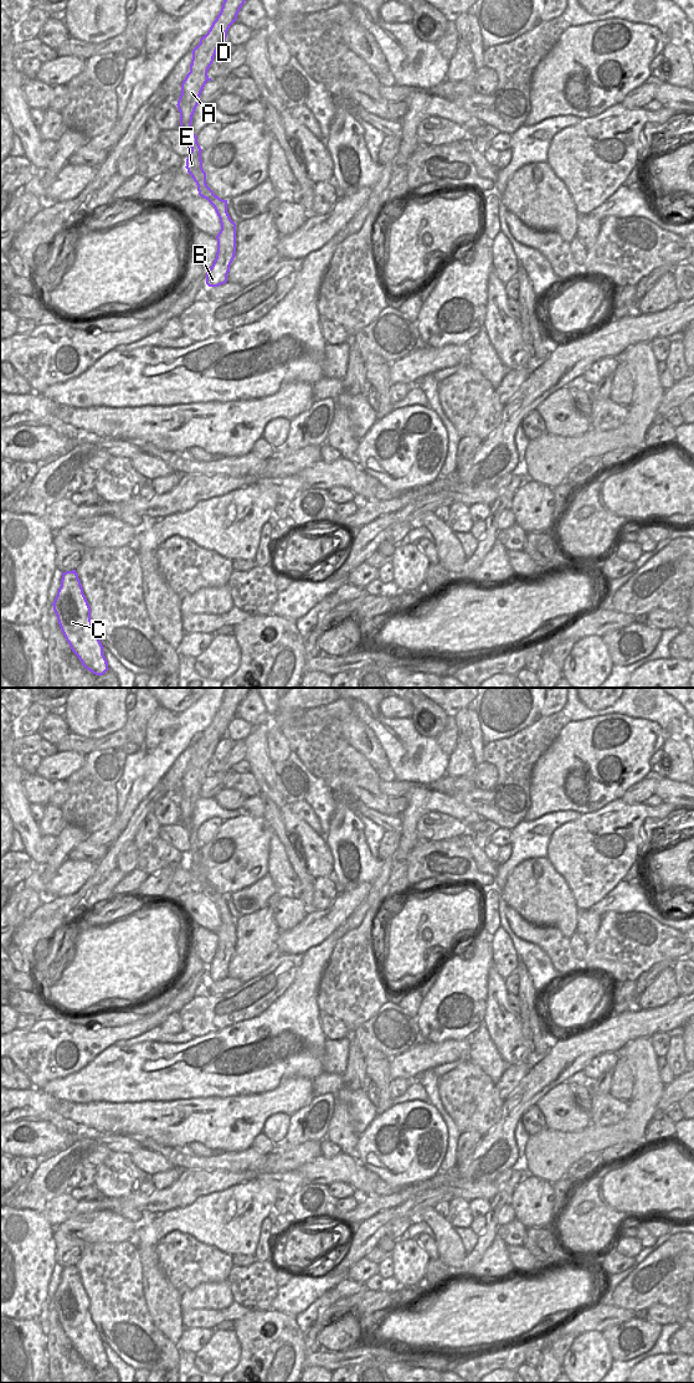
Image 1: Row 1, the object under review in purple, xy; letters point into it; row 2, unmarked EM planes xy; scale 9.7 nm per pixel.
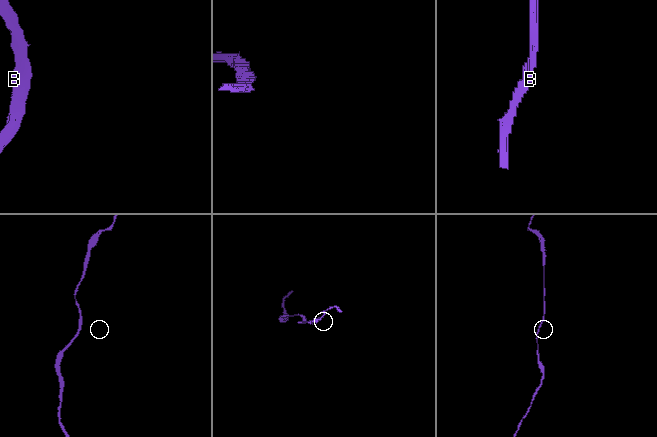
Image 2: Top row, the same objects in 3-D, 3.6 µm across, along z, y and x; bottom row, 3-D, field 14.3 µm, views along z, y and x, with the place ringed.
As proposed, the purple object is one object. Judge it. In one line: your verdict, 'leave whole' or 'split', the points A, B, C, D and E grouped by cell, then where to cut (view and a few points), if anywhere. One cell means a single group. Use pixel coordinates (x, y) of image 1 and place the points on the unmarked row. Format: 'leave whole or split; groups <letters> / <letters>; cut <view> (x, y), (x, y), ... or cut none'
leave whole; groups A B C D E; cut none

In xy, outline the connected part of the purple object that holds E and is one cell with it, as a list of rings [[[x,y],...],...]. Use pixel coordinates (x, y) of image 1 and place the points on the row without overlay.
[[[227,688],[222,703],[210,725],[200,734],[200,739],[192,745],[190,767],[181,778],[181,790],[178,796],[180,807],[180,823],[190,831],[191,847],[186,854],[186,864],[197,880],[199,890],[206,894],[215,904],[221,925],[216,931],[216,953],[206,966],[206,980],[219,982],[227,977],[230,961],[236,950],[236,919],[227,908],[227,895],[214,889],[206,879],[206,868],[202,864],[201,847],[196,829],[191,828],[192,811],[200,798],[201,787],[207,776],[207,766],[214,757],[217,744],[226,736],[230,721],[237,715],[237,710],[251,688]]]

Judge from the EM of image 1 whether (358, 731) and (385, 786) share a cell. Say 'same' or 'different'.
different

